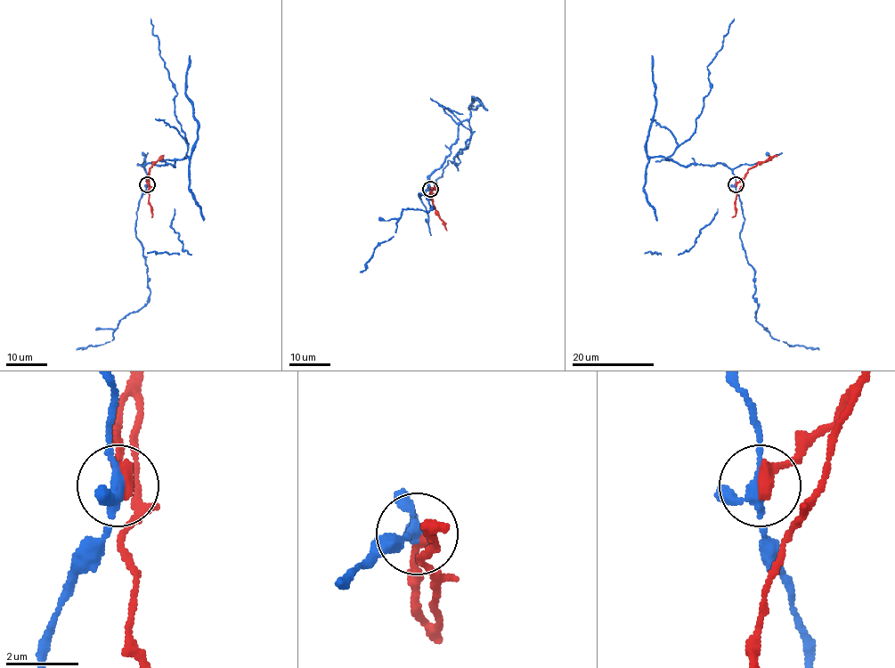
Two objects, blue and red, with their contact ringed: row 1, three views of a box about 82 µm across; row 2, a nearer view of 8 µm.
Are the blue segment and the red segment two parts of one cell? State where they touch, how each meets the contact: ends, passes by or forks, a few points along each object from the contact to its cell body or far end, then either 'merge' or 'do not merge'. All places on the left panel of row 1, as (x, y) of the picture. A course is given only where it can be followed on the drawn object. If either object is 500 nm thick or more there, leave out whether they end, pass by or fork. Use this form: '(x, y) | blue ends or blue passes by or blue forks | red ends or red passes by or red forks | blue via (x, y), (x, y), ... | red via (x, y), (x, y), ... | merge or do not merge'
(147, 184) | blue forks | red ends | blue via (147, 184), (147, 164), (174, 166), (186, 155), (188, 144), (174, 113), (174, 85), (150, 19) | red via (147, 184), (149, 170), (163, 154) | do not merge

